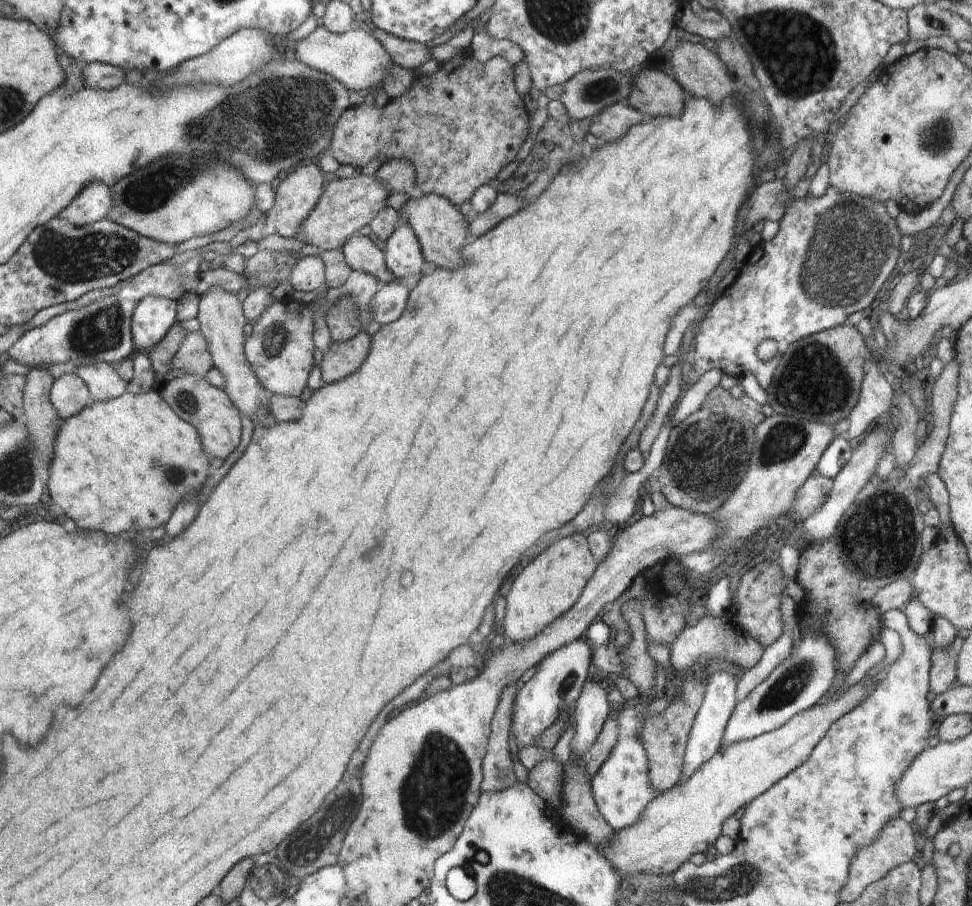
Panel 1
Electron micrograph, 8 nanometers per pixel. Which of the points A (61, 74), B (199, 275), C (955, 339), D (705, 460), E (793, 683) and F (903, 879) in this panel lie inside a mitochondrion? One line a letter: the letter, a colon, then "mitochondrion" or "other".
A: other
B: other
C: other
D: mitochondrion
E: mitochondrion
F: other

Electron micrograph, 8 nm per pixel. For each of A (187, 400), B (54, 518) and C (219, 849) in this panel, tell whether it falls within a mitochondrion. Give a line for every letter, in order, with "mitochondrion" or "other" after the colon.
A: mitochondrion
B: other
C: other

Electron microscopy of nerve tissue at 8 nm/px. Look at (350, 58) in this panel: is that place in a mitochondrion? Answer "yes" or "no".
yes

